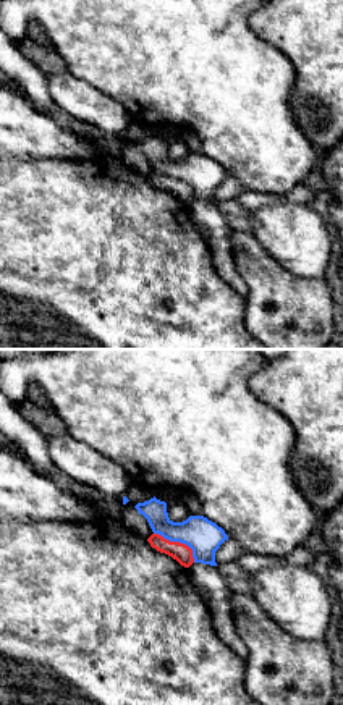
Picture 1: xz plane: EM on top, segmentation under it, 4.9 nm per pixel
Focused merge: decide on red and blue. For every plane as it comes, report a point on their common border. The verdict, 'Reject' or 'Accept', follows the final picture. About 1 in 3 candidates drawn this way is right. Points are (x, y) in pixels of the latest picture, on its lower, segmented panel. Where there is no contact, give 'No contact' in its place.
Touches red at (178, 542)

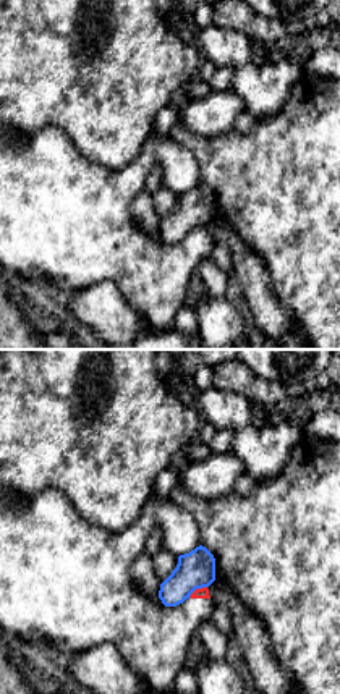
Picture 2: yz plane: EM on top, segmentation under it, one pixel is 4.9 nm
Touches red at (196, 589)

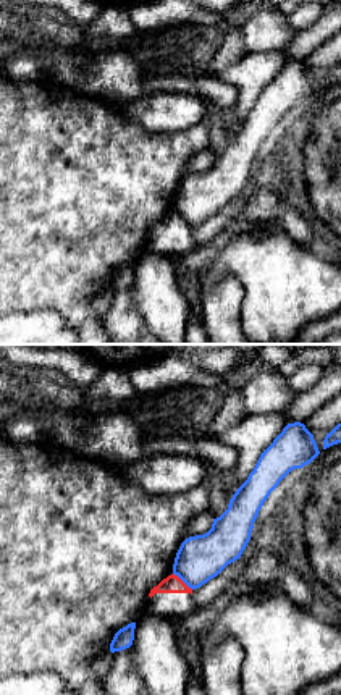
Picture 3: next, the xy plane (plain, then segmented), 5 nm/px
Touches red at (181, 581)

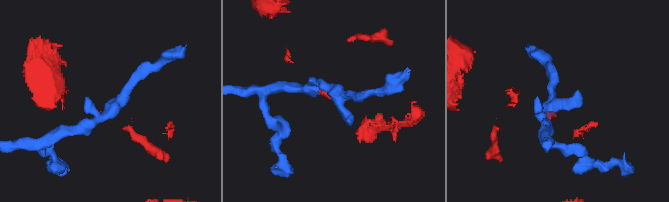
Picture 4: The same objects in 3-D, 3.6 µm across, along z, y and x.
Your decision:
Reject

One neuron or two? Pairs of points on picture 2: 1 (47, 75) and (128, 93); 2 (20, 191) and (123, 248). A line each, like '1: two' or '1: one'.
1: one
2: one

